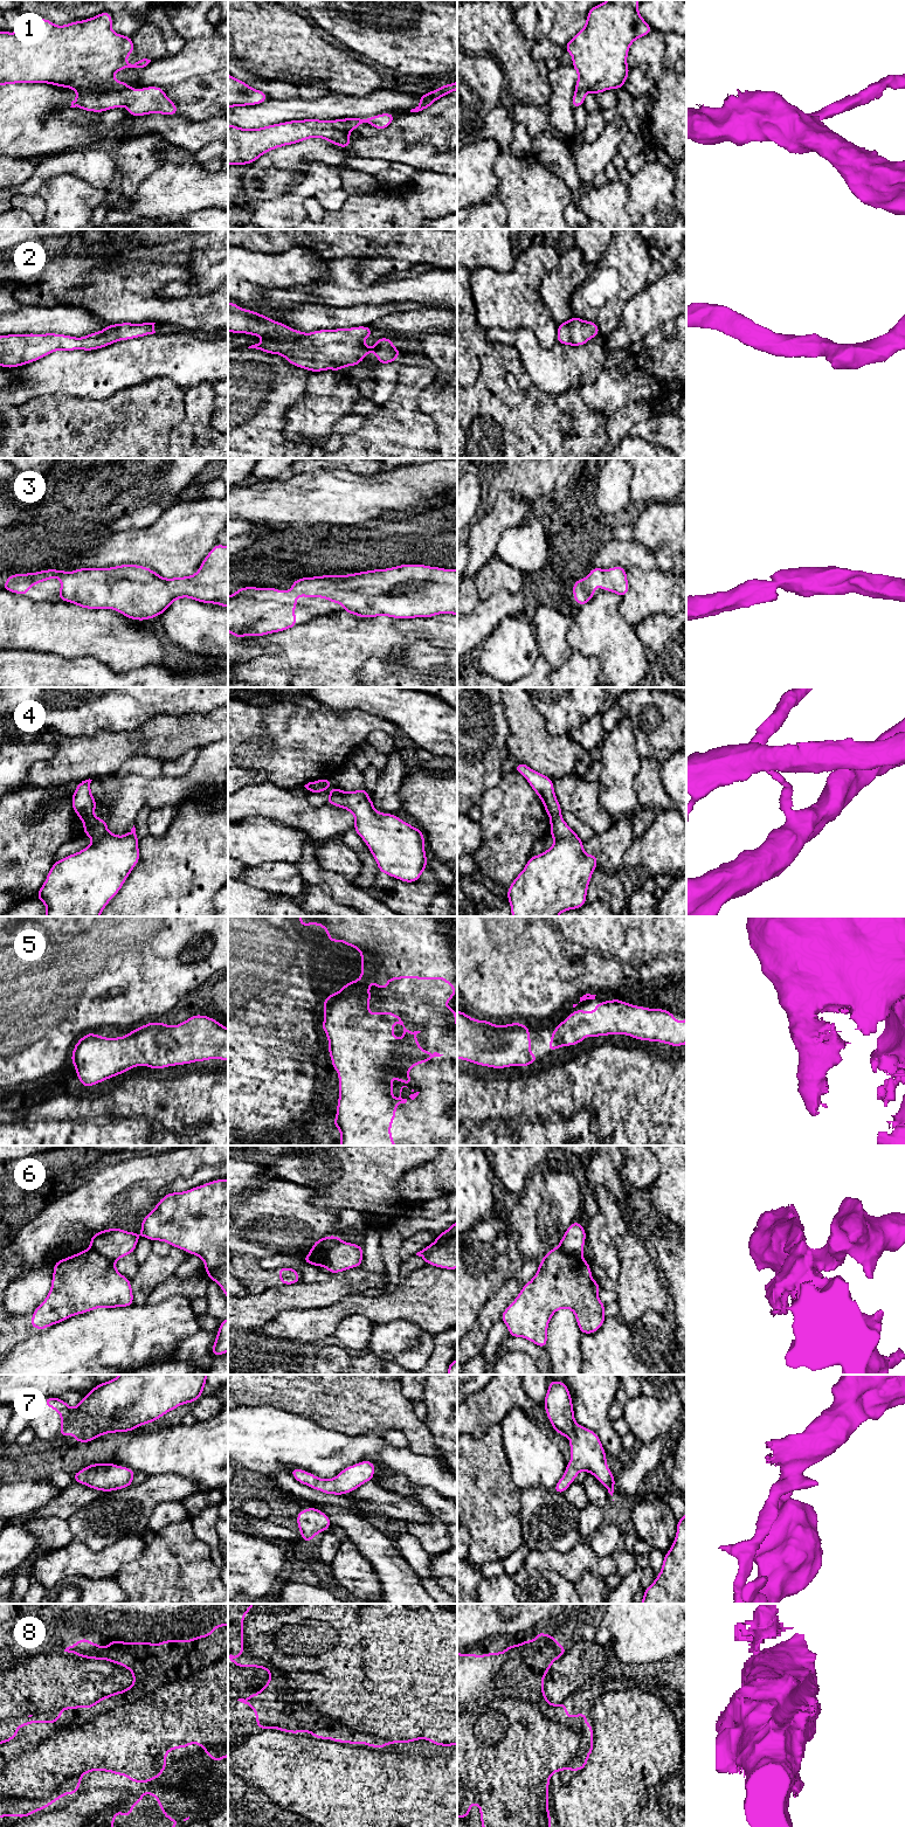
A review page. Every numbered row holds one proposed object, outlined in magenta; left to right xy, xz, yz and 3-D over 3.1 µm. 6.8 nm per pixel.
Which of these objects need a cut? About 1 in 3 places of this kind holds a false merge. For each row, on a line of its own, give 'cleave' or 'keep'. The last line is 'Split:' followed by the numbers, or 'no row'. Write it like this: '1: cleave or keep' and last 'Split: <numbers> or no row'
1: keep
2: keep
3: keep
4: cleave
5: keep
6: cleave
7: keep
8: keep
Split: 4, 6

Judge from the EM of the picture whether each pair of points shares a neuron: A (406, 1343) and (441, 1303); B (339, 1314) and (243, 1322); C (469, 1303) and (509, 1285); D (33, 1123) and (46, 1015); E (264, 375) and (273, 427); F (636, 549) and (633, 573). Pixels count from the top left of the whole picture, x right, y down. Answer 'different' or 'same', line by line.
A: different
B: different
C: different
D: different
E: same
F: different

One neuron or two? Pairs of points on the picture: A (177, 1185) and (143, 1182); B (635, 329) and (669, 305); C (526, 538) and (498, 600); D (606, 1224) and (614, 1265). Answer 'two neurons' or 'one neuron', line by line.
A: two neurons
B: one neuron
C: two neurons
D: one neuron

